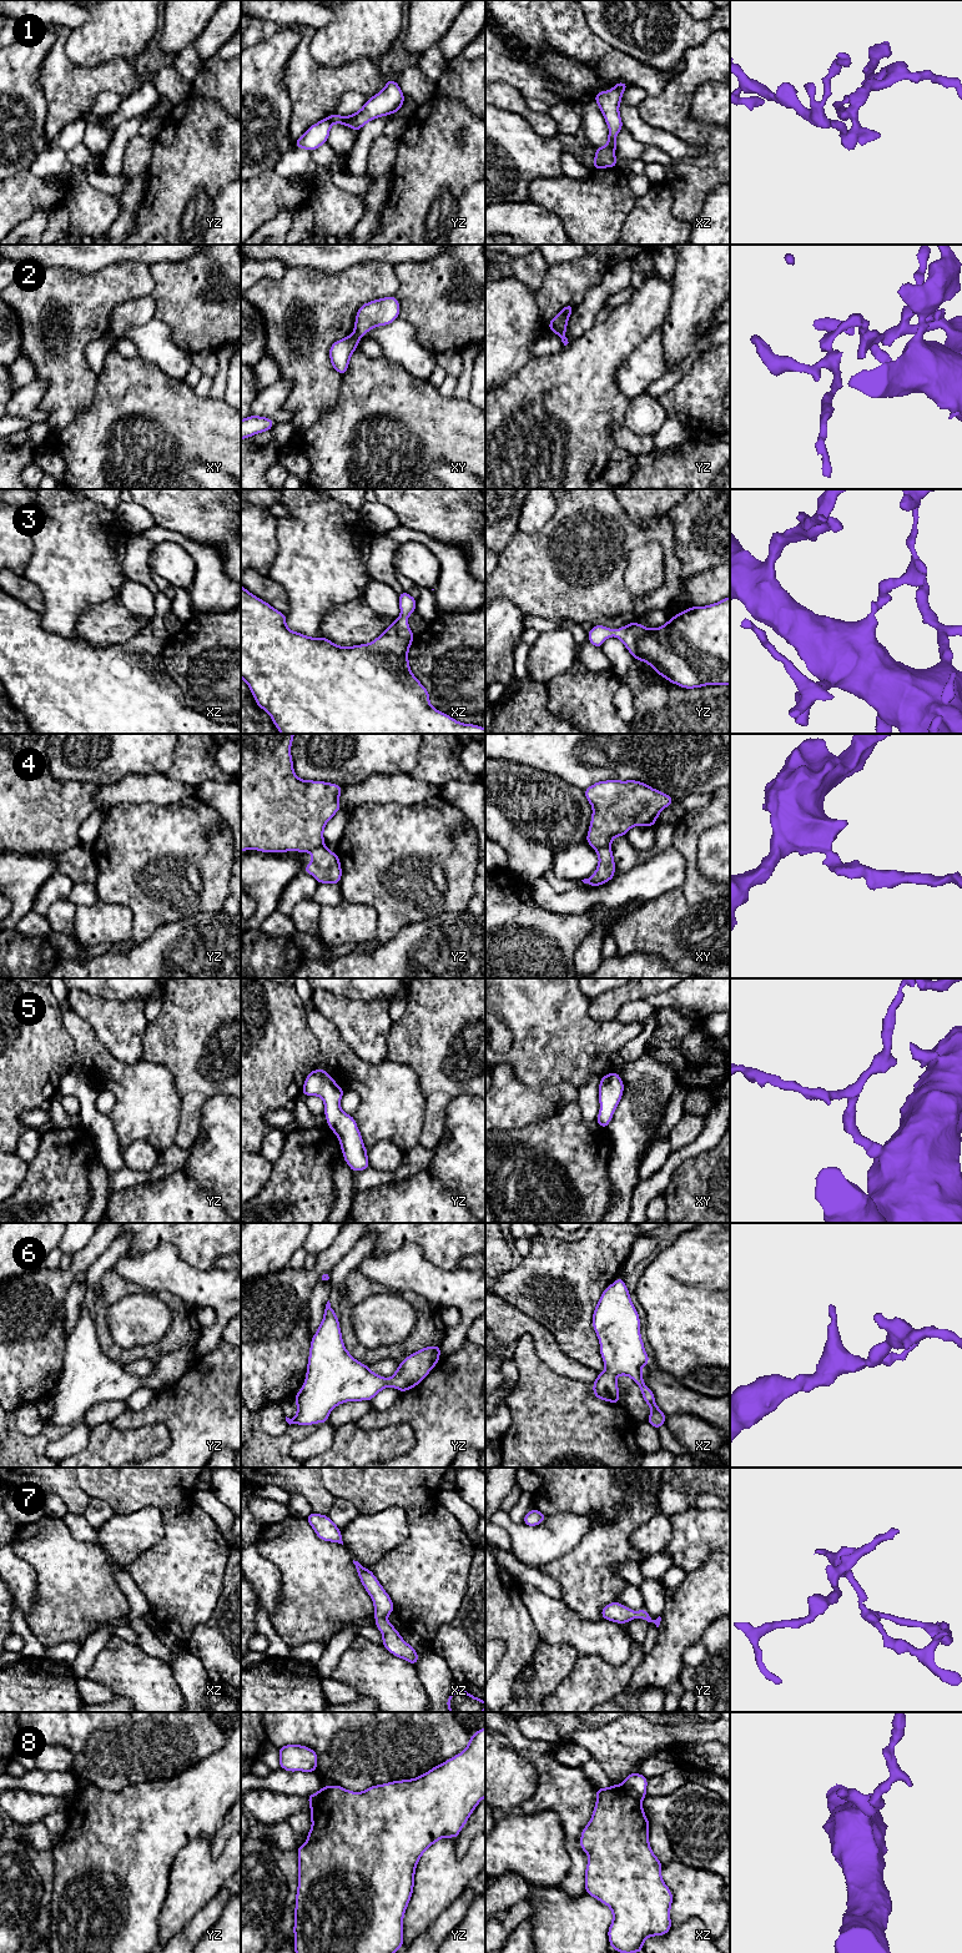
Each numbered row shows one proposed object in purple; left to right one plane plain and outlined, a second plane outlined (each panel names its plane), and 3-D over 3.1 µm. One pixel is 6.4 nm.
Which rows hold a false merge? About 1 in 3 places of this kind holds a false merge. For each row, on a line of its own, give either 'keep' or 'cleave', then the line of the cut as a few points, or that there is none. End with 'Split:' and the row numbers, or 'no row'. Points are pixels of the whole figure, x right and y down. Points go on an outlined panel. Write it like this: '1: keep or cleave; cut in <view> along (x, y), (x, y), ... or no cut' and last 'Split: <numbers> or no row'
1: cleave; cut in yz along (328, 117), (332, 122)
2: cleave; cut in xy along (354, 331), (359, 337)
3: keep; no cut
4: cleave; cut in xy along (609, 846), (603, 846), (597, 851)
5: keep; no cut
6: keep; no cut
7: keep; no cut
8: cleave; cut in xz along (621, 1785), (640, 1802)
Split: 1, 2, 4, 8

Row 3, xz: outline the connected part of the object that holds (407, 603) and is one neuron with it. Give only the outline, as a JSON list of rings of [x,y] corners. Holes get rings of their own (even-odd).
[[[241,585],[241,678],[247,683],[257,705],[267,711],[281,734],[485,734],[485,729],[473,724],[463,724],[449,715],[434,709],[429,701],[429,693],[409,669],[408,650],[414,639],[407,619],[414,613],[417,599],[407,592],[399,593],[401,616],[394,619],[377,639],[369,644],[339,646],[324,636],[309,638],[287,628],[286,614],[276,610],[268,603],[251,594]]]

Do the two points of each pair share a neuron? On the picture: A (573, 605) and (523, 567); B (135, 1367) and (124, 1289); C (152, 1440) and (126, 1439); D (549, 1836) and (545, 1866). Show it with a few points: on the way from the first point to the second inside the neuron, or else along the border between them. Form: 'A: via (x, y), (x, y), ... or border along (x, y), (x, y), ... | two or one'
A: via (560, 593), (535, 570) | one
B: border along (154, 1363), (146, 1359), (135, 1359), (124, 1365) | two
C: via (146, 1440), (132, 1440) | one
D: via (545, 1843), (545, 1858) | one

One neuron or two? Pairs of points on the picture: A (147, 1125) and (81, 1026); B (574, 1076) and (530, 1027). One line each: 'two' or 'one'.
A: one
B: one

